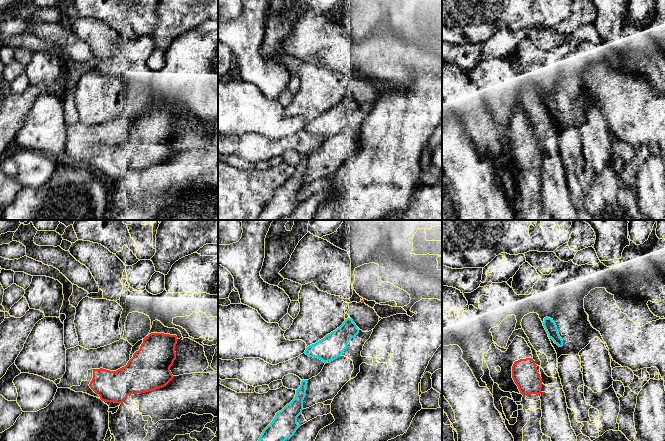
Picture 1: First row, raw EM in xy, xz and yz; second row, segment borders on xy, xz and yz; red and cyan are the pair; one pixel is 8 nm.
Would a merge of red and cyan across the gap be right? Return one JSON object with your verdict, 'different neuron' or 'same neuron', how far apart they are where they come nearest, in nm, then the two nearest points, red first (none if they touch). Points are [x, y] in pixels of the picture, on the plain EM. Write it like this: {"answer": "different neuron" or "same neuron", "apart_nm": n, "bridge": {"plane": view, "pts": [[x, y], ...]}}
{"answer": "different neuron", "apart_nm": 220, "bridge": {"plane": "yz", "pts": [[531, 134], [549, 114]]}}

